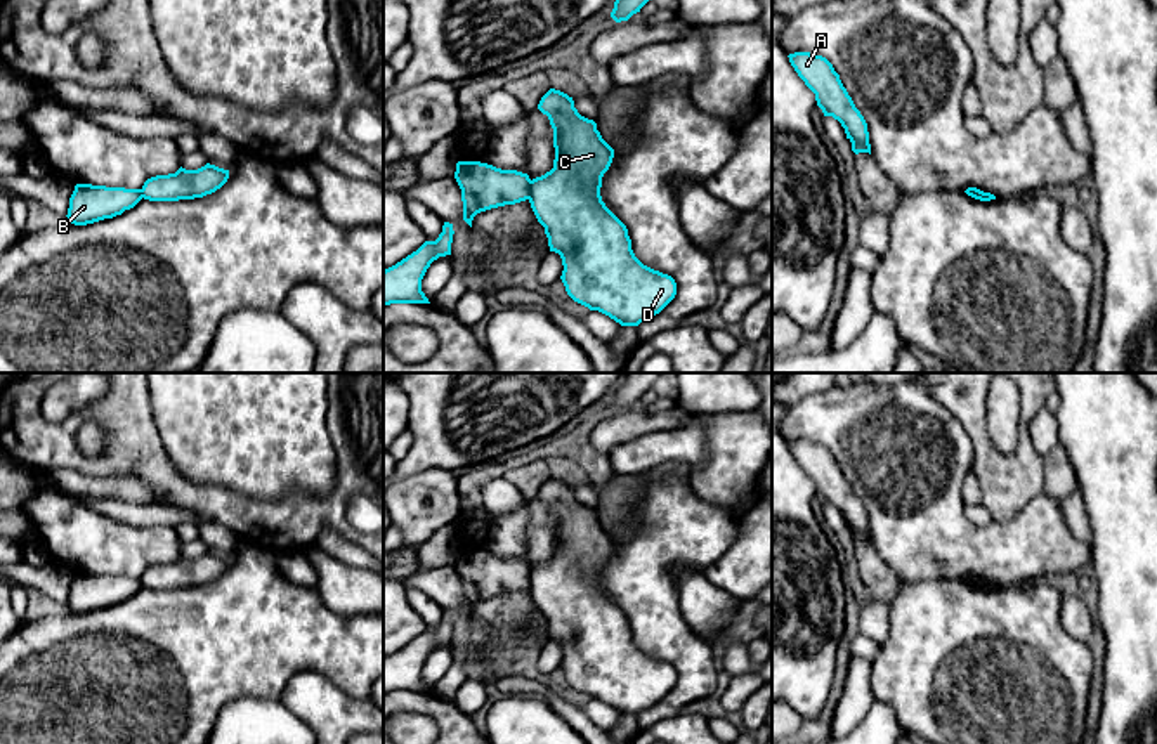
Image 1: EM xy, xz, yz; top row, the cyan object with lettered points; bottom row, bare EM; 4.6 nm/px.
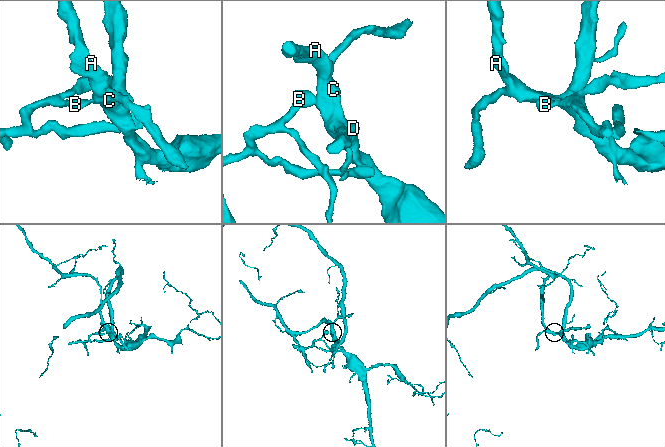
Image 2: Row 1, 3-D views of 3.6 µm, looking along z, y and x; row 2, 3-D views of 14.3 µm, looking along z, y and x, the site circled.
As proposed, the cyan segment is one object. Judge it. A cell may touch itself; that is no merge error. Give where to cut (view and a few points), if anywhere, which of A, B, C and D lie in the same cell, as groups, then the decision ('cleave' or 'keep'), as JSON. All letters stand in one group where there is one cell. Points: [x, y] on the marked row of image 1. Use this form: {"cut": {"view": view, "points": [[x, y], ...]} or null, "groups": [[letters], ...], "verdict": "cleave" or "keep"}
{"cut": {"view": "xz", "points": [[531, 181], [531, 195], [528, 198]]}, "groups": [["A", "C", "D"], ["B"]], "verdict": "cleave"}

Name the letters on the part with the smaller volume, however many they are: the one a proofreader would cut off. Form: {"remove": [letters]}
{"remove": ["B"]}

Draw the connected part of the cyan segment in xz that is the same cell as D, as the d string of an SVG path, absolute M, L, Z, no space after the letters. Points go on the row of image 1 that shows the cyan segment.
M550 88L538 109L553 128L555 160L550 172L531 180L529 203L545 227L550 251L562 258L560 279L567 295L621 326L638 326L652 319L675 298L677 283L635 257L626 225L602 201L602 177L612 163L614 149L602 139L597 123L578 113L567 94Z

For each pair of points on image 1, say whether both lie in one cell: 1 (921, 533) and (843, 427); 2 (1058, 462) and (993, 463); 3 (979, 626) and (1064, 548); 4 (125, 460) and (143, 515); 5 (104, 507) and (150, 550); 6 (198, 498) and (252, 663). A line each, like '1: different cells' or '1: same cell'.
1: same cell
2: different cells
3: different cells
4: different cells
5: different cells
6: different cells

